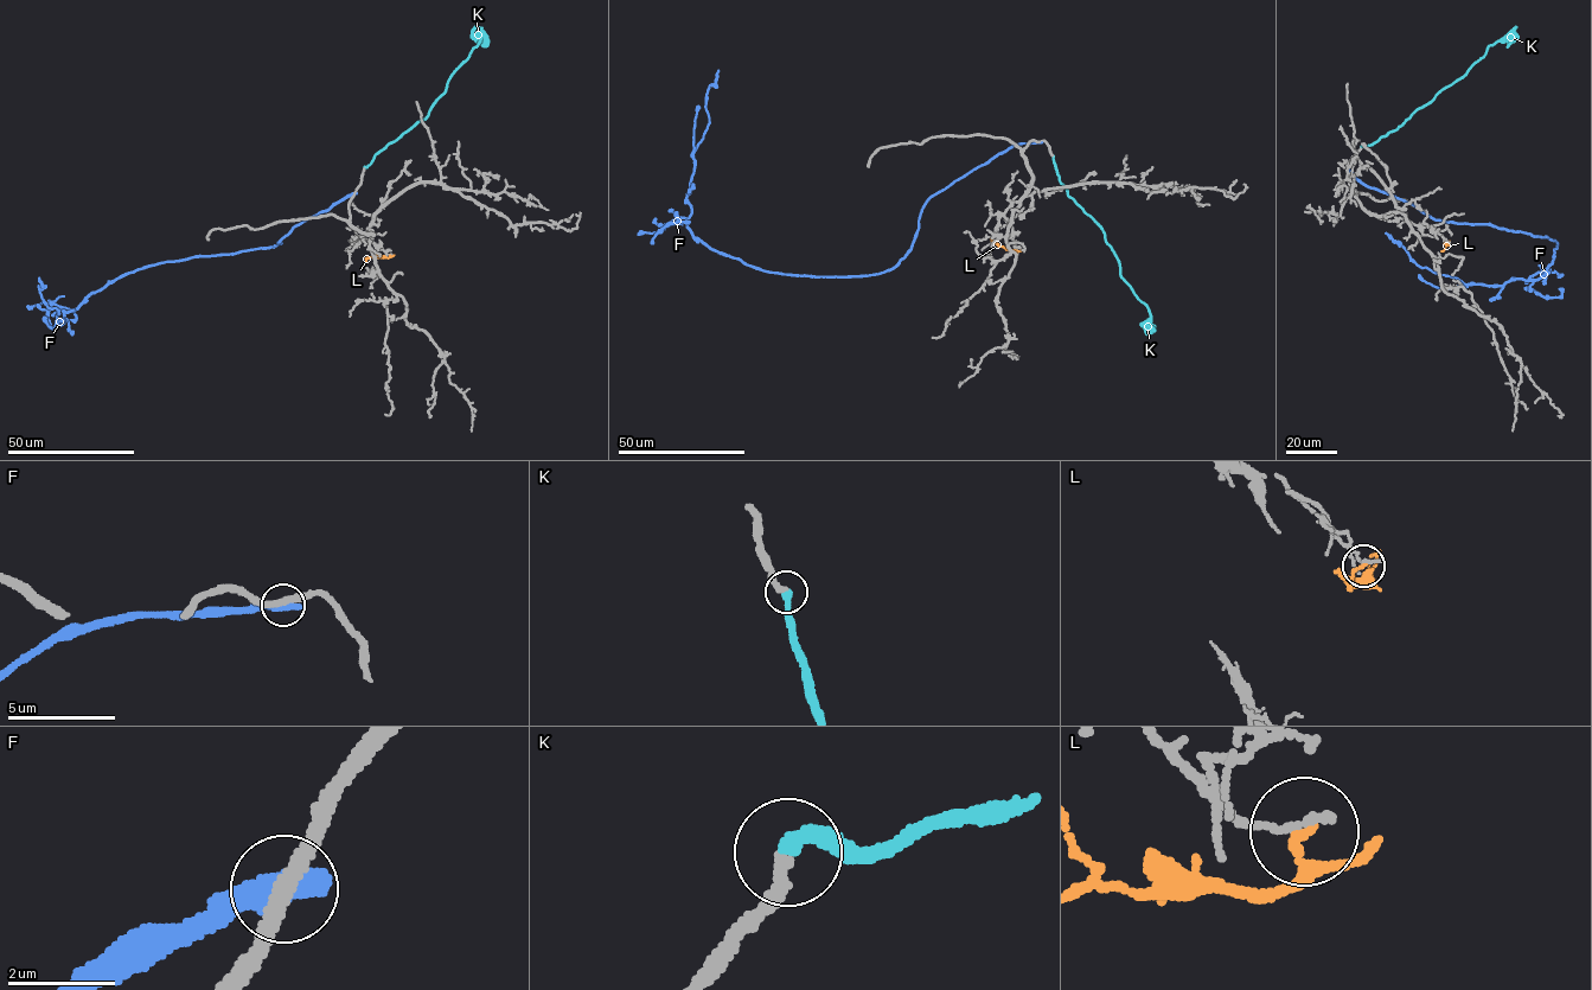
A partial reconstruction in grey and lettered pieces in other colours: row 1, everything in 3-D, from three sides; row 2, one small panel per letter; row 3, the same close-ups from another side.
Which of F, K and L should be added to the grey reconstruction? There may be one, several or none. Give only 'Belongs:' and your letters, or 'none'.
Belongs: K

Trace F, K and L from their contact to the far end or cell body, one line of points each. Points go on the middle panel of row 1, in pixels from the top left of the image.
F: (1040, 141), (1014, 145), (928, 199), (893, 268), (768, 272), (686, 225), (718, 70)
K: (1053, 155), (1067, 195), (1103, 230), (1123, 279), (1146, 305), (1151, 320), (1144, 330)
L: (1017, 251), (997, 244), (992, 237)

